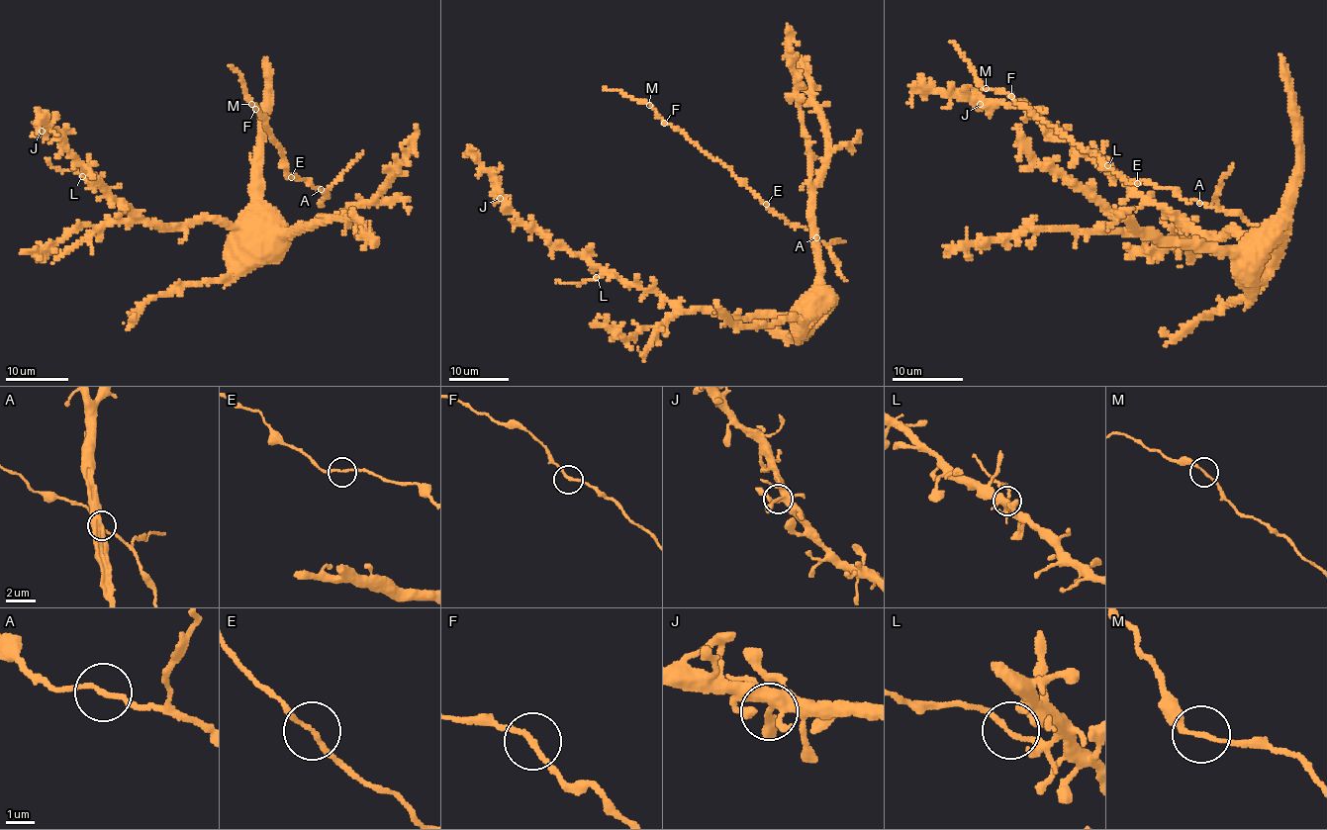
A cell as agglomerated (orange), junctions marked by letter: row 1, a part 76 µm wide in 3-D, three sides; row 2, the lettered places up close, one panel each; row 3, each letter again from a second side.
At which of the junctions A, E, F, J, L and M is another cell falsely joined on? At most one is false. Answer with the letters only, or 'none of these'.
L

